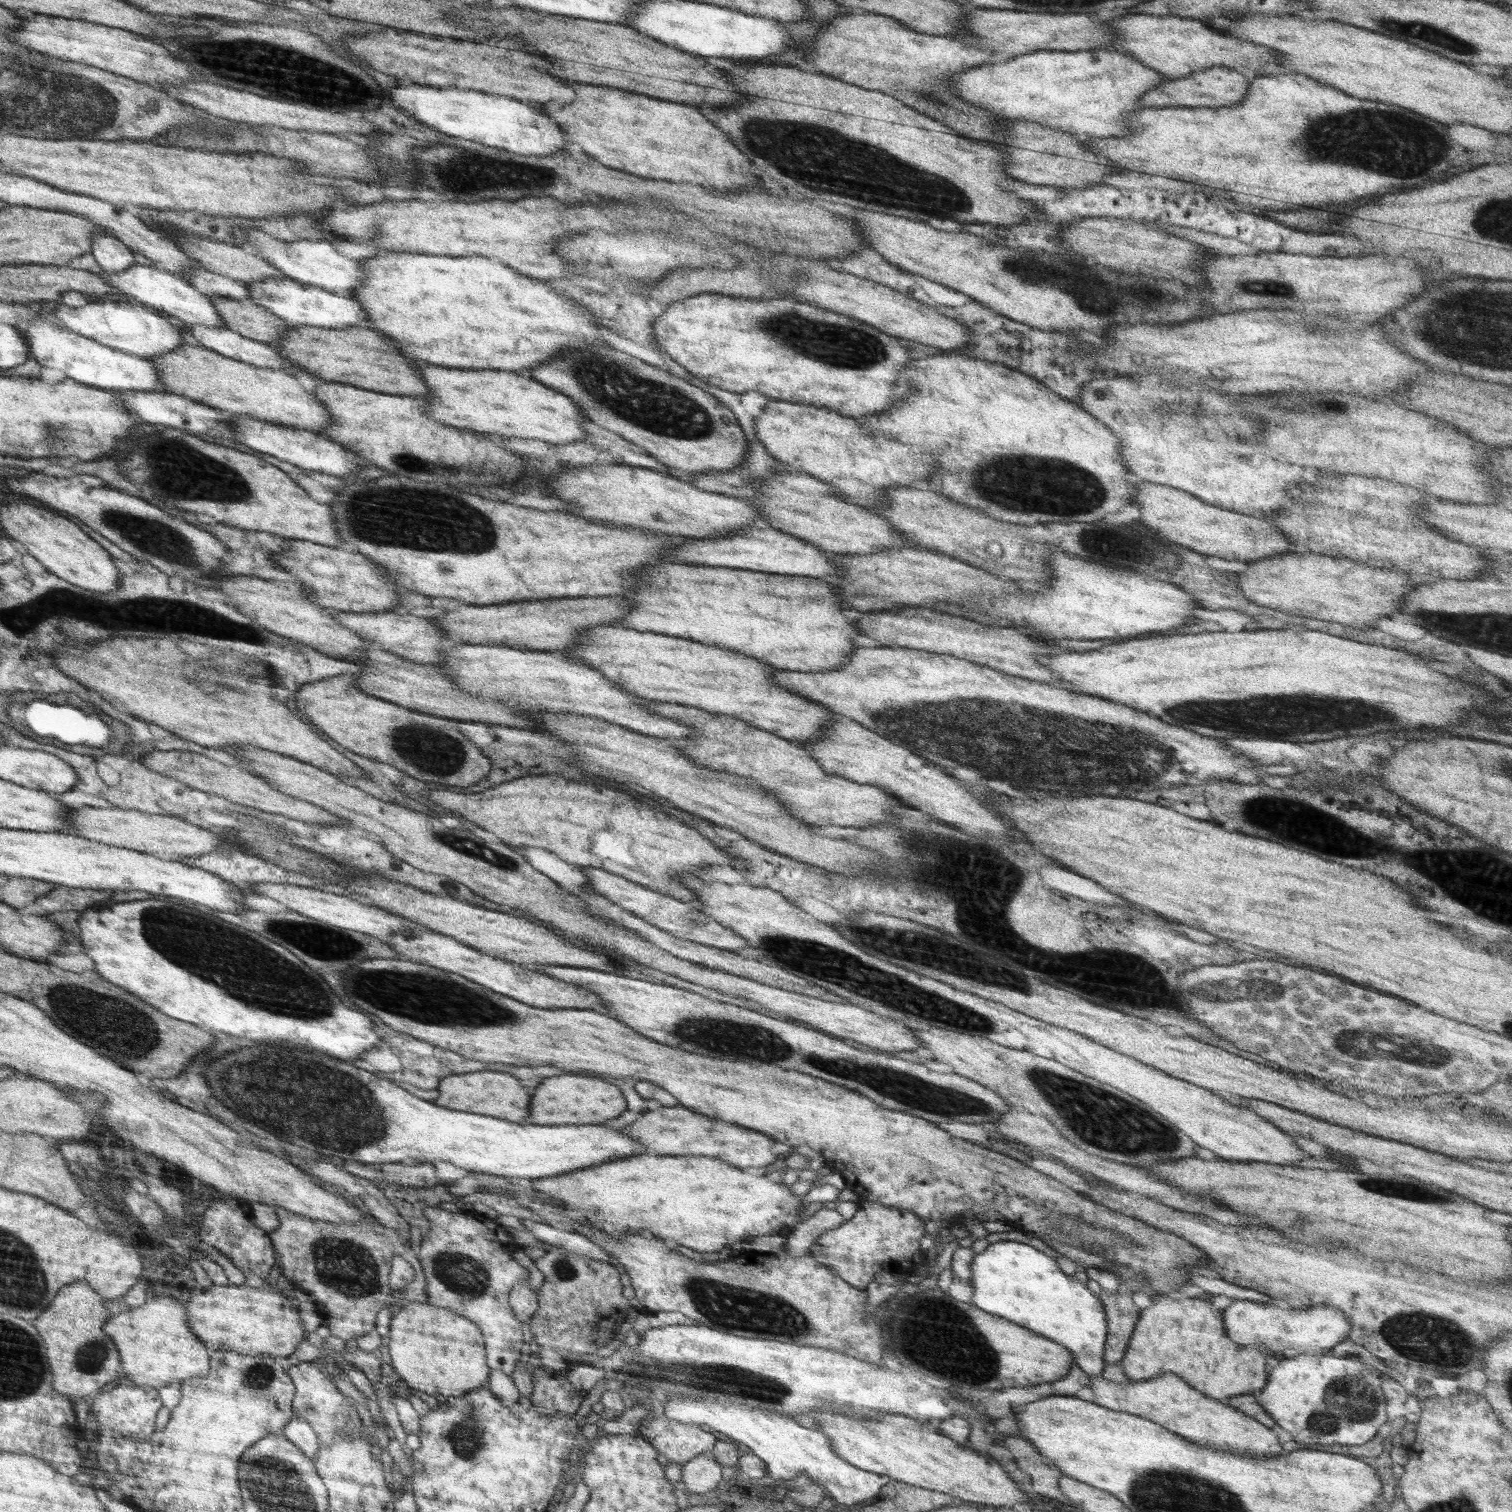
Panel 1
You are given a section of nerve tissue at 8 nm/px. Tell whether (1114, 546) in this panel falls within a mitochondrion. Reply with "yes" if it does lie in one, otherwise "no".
yes

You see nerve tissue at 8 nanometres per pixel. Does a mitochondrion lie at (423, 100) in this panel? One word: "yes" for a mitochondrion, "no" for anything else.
no

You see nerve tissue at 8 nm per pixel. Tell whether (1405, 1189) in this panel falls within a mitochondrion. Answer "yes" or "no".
yes

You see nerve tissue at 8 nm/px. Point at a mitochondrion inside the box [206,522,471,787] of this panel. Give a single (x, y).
(435, 751)

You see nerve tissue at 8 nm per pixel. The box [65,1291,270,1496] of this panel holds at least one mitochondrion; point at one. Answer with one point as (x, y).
(90, 1357)

